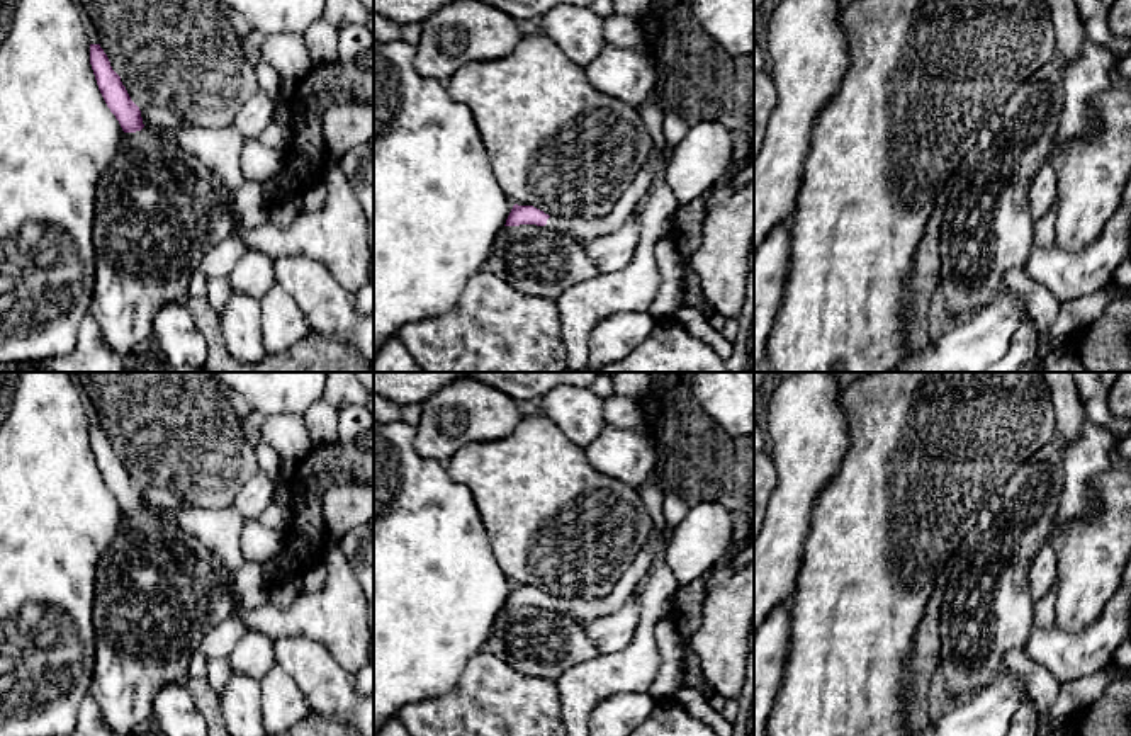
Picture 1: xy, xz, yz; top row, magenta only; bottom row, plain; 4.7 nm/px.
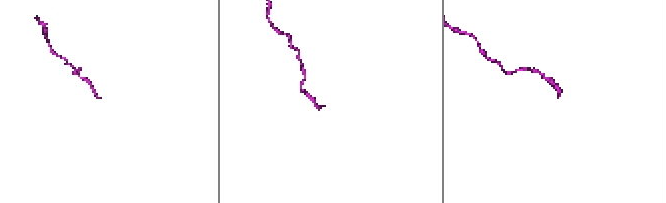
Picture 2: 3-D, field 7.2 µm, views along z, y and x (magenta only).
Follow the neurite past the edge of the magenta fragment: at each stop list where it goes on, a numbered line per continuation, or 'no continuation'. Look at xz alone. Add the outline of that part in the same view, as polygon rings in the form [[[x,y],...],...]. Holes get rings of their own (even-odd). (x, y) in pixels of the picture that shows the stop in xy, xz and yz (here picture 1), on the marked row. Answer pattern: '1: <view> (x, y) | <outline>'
1: xz (627, 204) | [[[654,144],[645,167],[637,173],[632,185],[623,192],[616,206],[605,218],[584,219],[550,216],[545,226],[555,231],[567,231],[584,241],[591,241],[596,236],[618,229],[639,209],[640,201],[649,192],[657,173],[661,172],[661,167],[661,148]]]

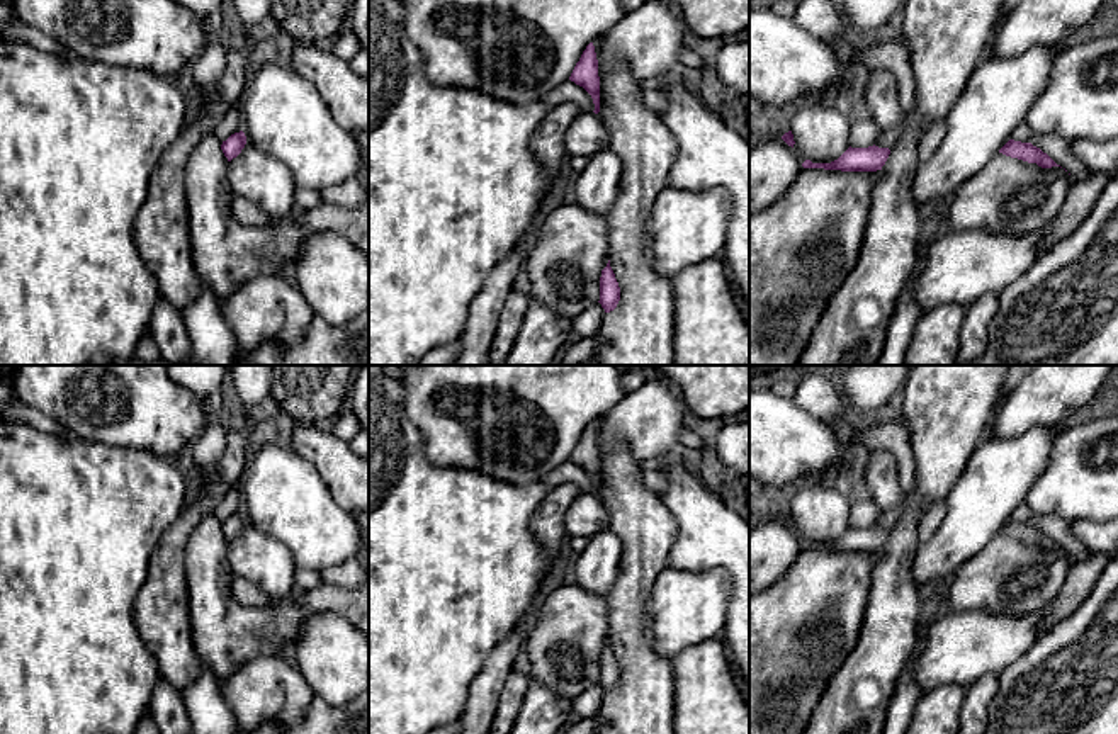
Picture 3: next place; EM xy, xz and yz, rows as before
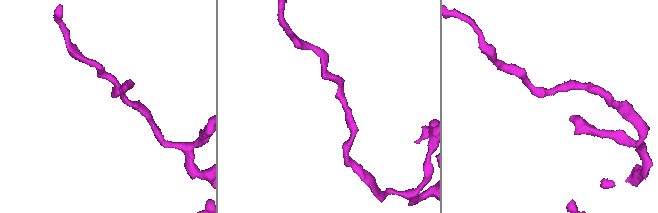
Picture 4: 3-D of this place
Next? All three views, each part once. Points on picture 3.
no continuation

